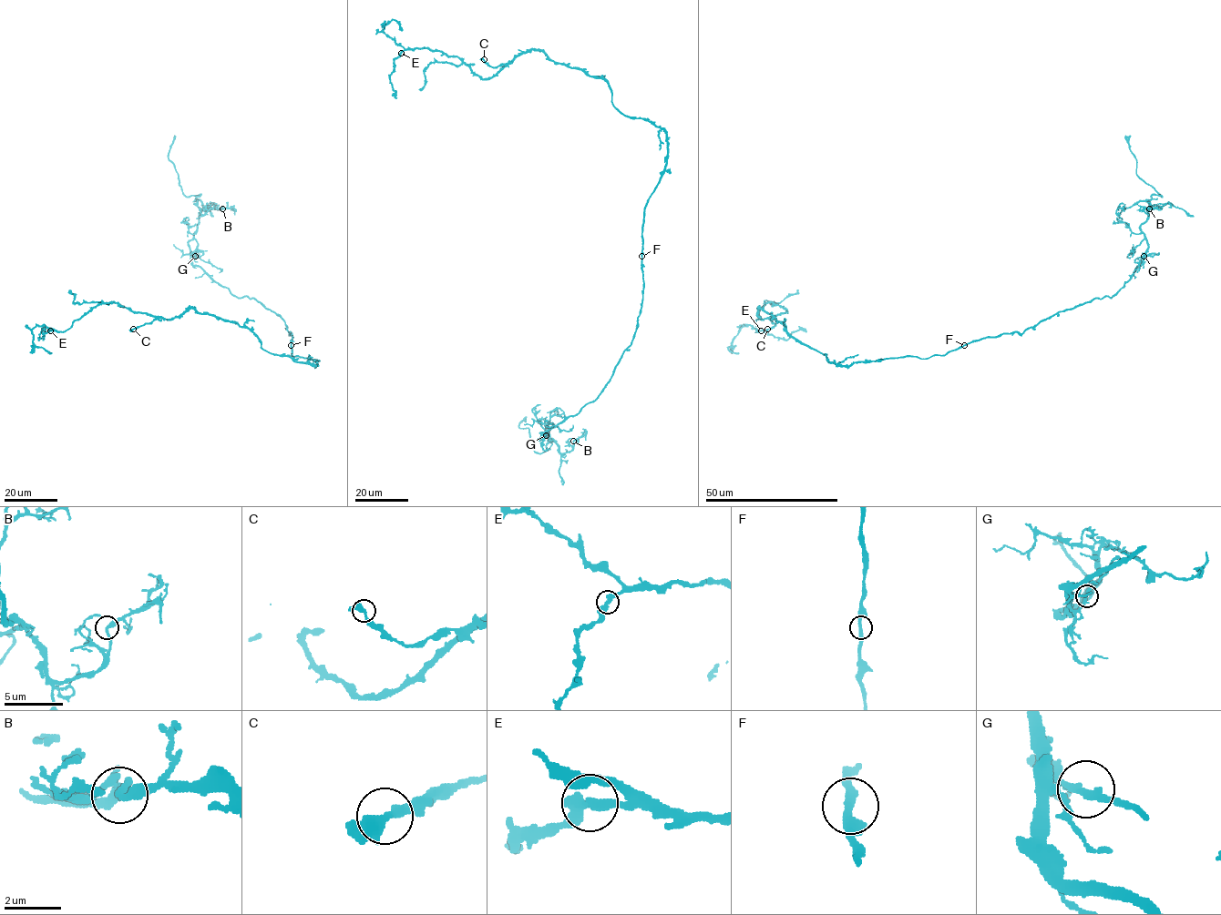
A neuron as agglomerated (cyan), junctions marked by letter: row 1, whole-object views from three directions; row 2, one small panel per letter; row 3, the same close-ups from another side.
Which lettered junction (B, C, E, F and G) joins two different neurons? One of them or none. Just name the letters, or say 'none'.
none

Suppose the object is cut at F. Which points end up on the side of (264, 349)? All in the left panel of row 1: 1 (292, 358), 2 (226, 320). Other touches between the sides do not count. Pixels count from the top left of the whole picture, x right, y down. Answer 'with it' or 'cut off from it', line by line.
1: with it
2: with it

